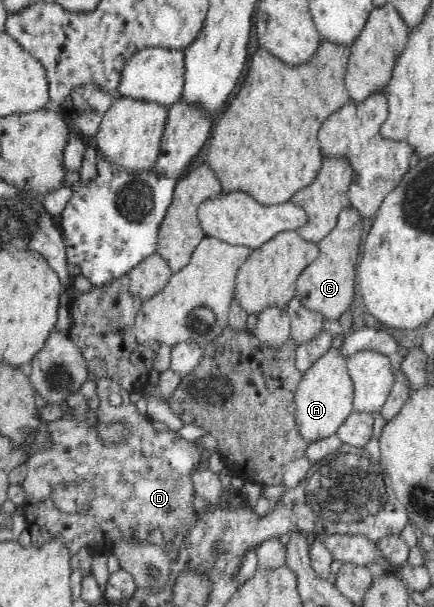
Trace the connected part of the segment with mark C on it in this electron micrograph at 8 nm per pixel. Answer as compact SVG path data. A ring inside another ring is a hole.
M347 205L338 216L334 230L318 243L319 253L300 274L295 286L297 296L304 308L316 311L328 320L338 320L342 314L353 308L356 256L360 252L360 242L364 234L363 217Z

